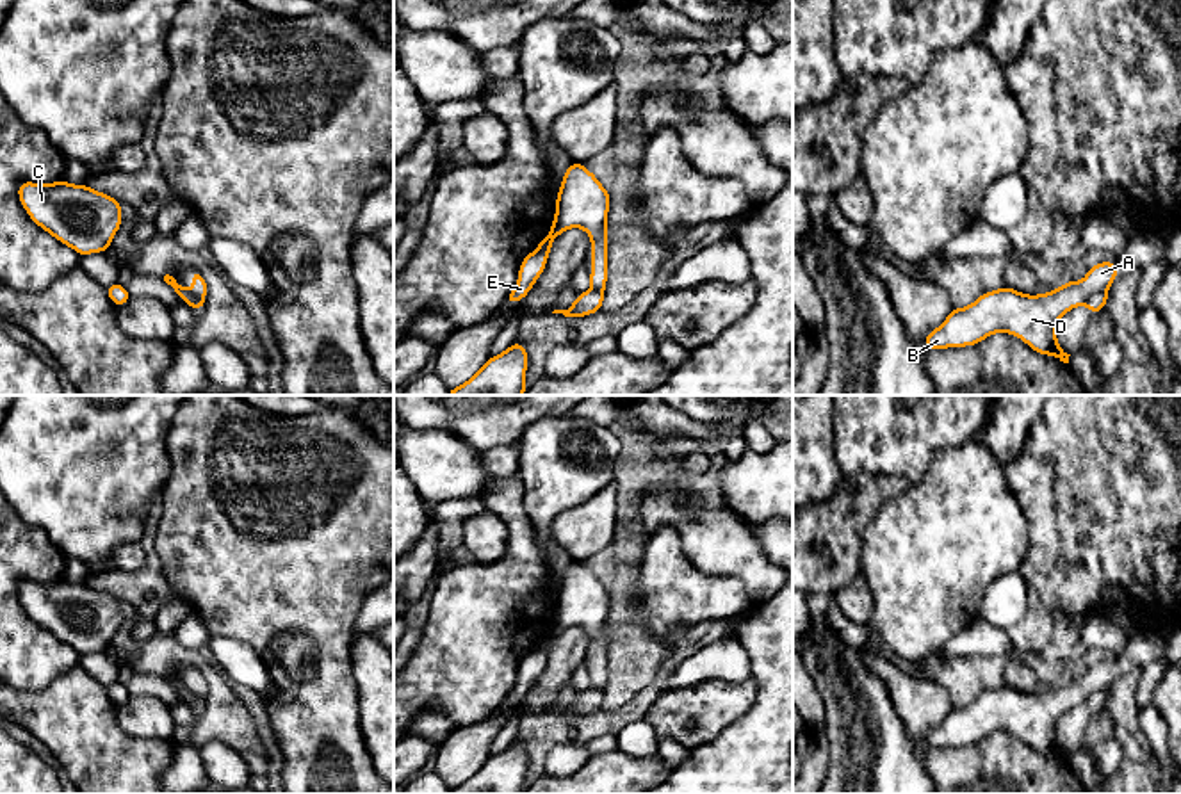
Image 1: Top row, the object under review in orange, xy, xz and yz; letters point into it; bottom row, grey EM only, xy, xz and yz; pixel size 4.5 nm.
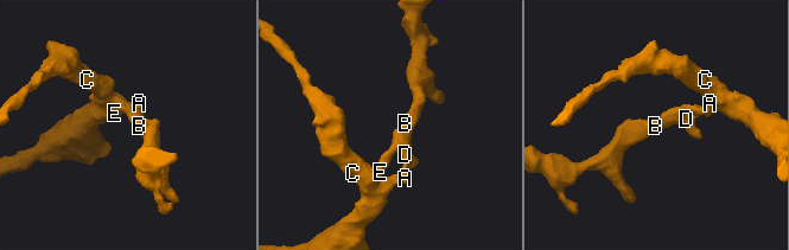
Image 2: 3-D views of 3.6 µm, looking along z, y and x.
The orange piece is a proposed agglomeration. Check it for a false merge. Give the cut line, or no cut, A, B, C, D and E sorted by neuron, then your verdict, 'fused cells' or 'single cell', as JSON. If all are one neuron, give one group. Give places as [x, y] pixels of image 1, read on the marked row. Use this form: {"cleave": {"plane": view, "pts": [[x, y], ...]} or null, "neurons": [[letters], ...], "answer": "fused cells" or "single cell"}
{"cleave": {"plane": "yz", "pts": [[1107, 289], [1092, 294], [1083, 303]]}, "neurons": [["A", "B", "D", "E"], ["C"]], "answer": "fused cells"}

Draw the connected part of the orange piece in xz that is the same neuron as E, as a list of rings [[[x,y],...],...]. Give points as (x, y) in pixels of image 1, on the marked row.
[[[572,162],[565,171],[556,198],[556,214],[549,235],[529,253],[520,267],[515,288],[508,294],[506,303],[522,301],[538,276],[545,271],[554,239],[570,228],[582,228],[590,239],[591,253],[591,288],[604,292],[607,285],[607,212],[611,207],[609,192],[581,162]]]

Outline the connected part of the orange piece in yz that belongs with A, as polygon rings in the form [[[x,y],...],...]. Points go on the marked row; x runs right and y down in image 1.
[[[1099,262],[1081,281],[1065,281],[1046,294],[1021,294],[1010,287],[981,294],[965,308],[953,308],[946,320],[924,336],[924,349],[967,347],[994,333],[1010,333],[1035,352],[1056,356],[1069,363],[1069,356],[1056,340],[1062,315],[1088,301],[1092,294],[1108,290],[1119,276],[1115,262]]]

